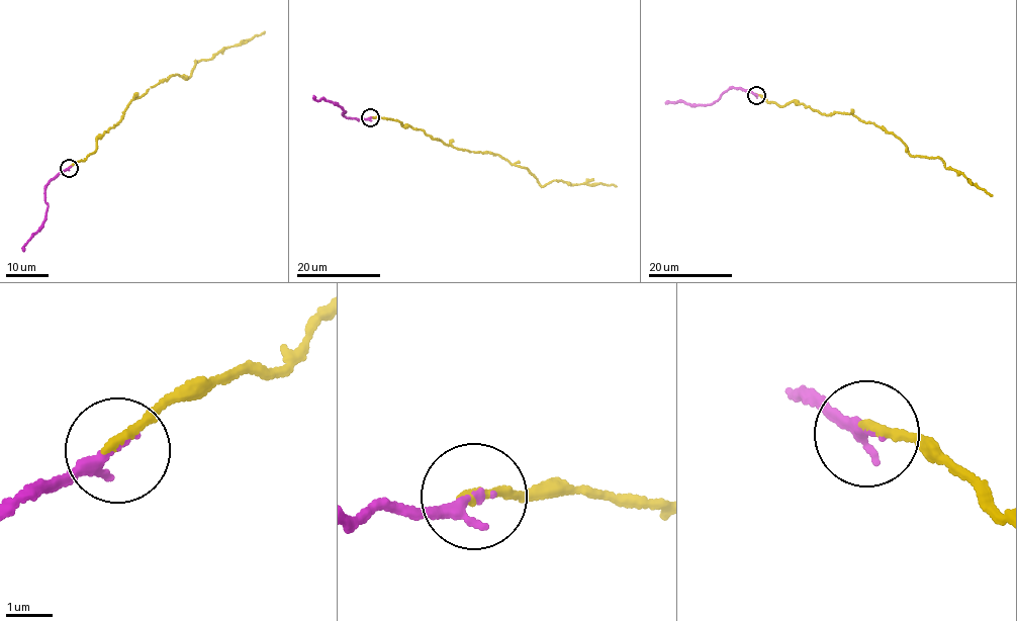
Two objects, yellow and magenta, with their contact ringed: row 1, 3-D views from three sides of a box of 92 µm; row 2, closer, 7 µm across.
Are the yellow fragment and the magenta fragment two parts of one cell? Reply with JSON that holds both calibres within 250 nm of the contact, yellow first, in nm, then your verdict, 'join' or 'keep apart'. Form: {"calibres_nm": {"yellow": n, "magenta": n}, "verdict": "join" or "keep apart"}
{"calibres_nm": {"yellow": 200, "magenta": 280}, "verdict": "join"}

